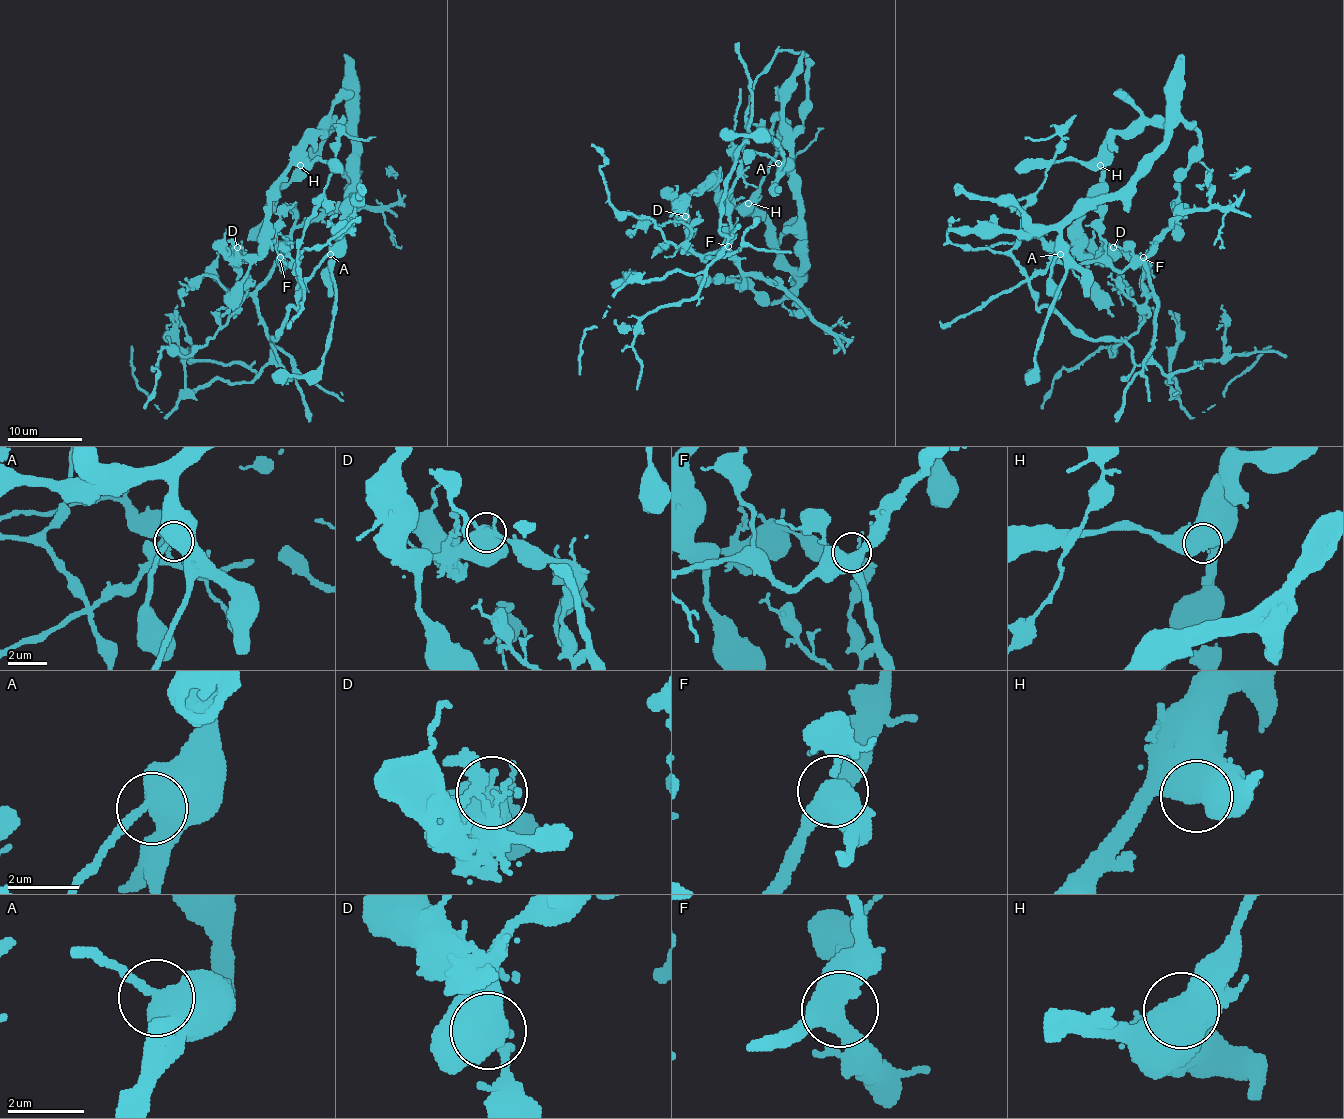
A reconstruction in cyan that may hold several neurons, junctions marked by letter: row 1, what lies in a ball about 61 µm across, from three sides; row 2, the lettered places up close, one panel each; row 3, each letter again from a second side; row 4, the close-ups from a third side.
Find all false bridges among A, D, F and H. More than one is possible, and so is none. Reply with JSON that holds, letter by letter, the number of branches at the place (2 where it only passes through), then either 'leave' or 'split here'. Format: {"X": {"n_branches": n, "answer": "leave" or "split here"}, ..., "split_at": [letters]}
{"A": {"n_branches": 2, "answer": "leave"}, "D": {"n_branches": 3, "answer": "split here"}, "F": {"n_branches": 3, "answer": "leave"}, "H": {"n_branches": 1, "answer": "leave"}, "split_at": ["D"]}

